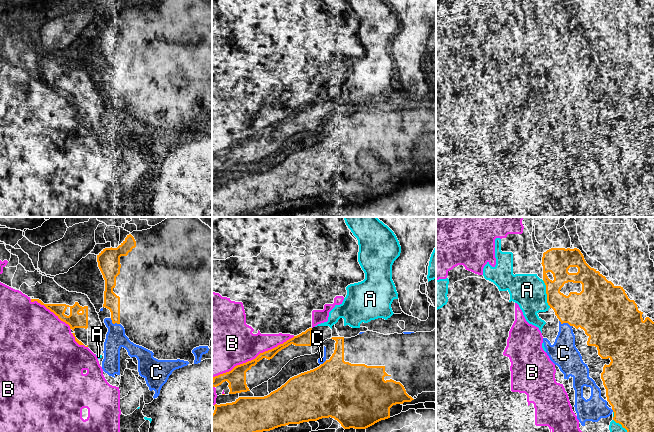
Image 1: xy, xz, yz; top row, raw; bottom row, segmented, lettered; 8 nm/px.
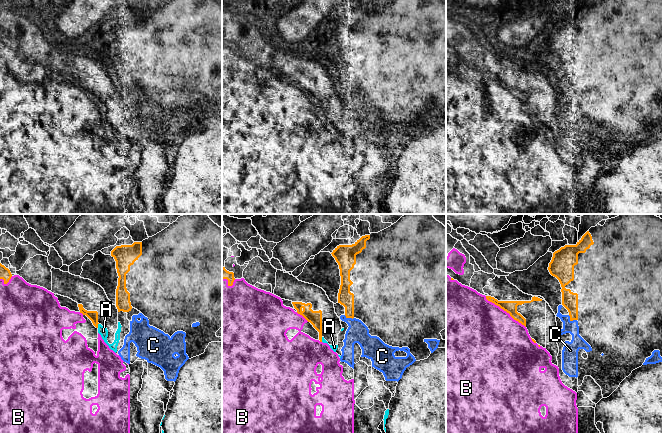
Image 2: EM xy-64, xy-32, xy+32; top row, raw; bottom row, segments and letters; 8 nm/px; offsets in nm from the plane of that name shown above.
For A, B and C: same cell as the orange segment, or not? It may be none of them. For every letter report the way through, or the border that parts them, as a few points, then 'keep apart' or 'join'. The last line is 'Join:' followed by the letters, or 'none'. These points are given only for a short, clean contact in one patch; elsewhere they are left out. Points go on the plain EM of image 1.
A: keep apart
B: keep apart
C: join
Join: C

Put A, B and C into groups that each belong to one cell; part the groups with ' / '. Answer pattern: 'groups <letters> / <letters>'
groups A B / C

